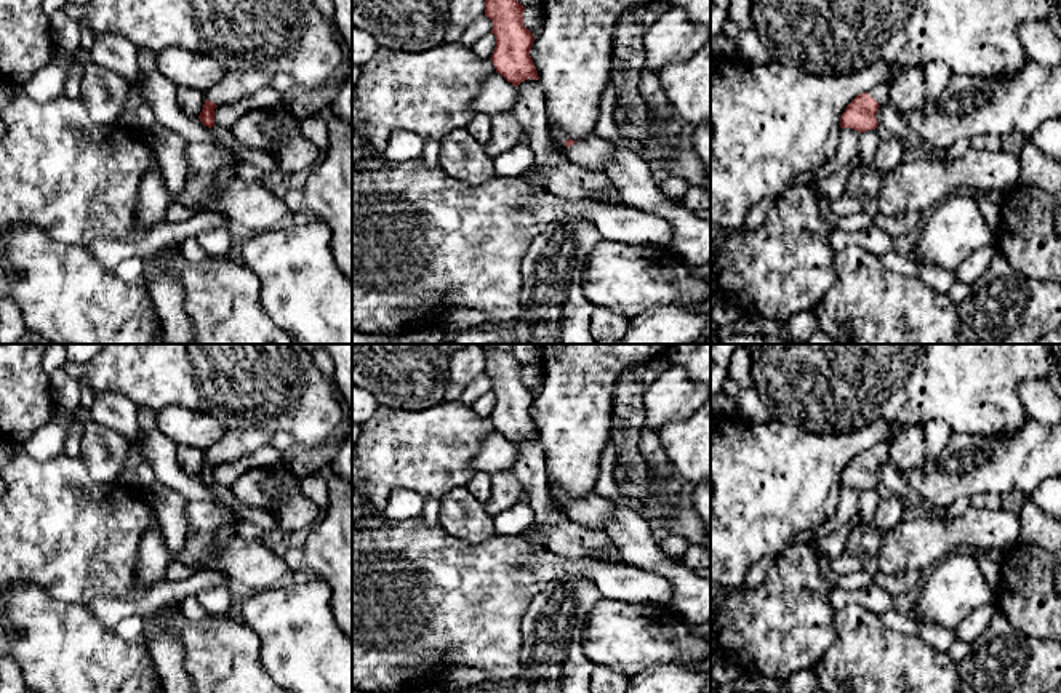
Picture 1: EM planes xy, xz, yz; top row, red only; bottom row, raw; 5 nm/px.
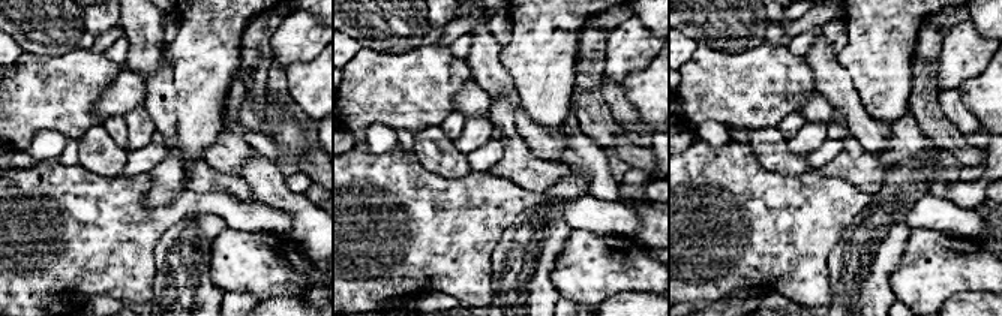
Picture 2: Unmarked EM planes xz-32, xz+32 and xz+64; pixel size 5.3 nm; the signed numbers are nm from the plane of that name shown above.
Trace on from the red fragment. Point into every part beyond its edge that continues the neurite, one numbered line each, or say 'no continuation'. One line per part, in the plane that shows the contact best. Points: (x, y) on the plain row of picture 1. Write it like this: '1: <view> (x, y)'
1: yz (880, 452)

